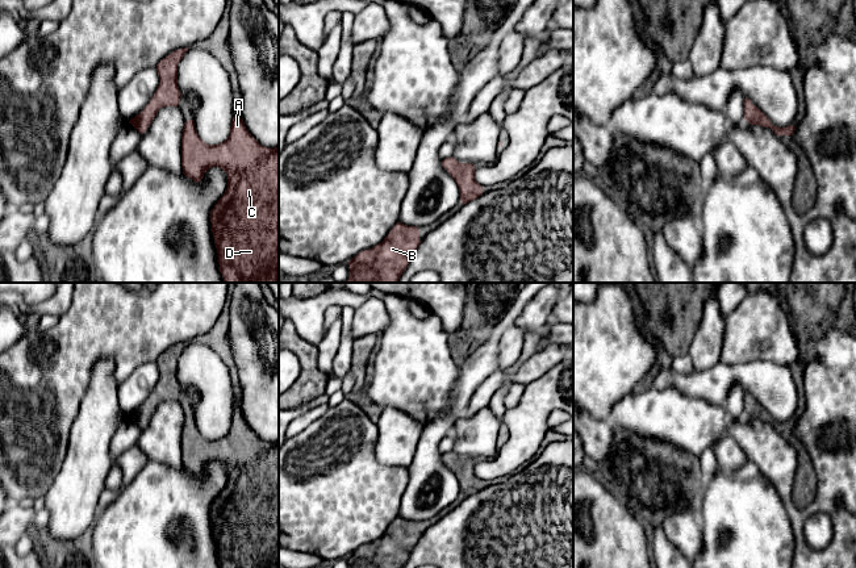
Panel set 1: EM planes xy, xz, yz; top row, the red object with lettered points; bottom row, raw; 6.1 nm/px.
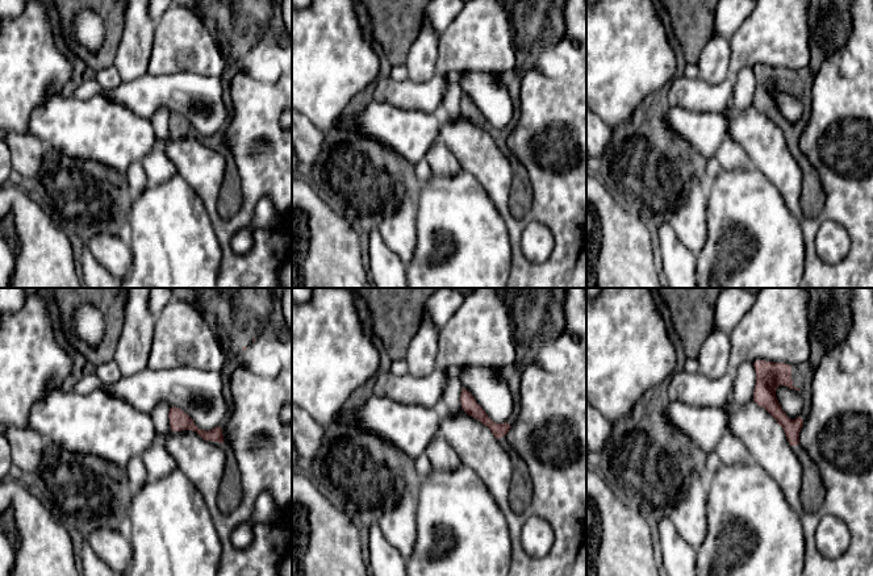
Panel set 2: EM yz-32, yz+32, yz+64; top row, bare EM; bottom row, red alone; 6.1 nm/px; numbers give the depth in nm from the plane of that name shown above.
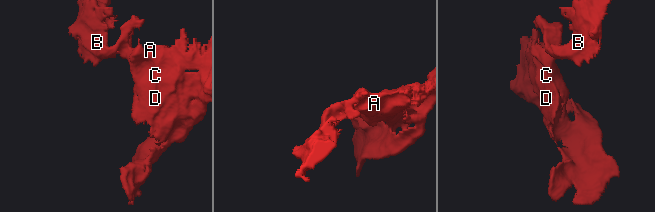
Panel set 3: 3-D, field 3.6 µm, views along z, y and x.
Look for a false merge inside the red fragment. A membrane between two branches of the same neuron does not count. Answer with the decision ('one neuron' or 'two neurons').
one neuron

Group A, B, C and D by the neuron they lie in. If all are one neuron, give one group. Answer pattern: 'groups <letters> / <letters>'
groups A B C D

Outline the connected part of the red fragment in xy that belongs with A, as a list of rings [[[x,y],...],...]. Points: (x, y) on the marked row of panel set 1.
[[[237,114],[226,141],[208,145],[195,129],[193,120],[184,124],[181,134],[183,174],[199,183],[212,167],[220,167],[227,174],[227,189],[210,212],[212,233],[218,254],[220,272],[224,283],[279,283],[279,146],[262,146],[246,129]]]

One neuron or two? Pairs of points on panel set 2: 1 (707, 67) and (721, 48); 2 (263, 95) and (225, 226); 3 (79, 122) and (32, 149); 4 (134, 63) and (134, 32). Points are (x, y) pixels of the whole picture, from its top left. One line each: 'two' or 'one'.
1: one
2: one
3: two
4: one

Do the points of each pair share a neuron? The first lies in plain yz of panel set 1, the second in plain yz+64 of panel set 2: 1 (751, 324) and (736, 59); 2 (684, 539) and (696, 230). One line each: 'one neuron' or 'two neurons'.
1: one neuron
2: one neuron

